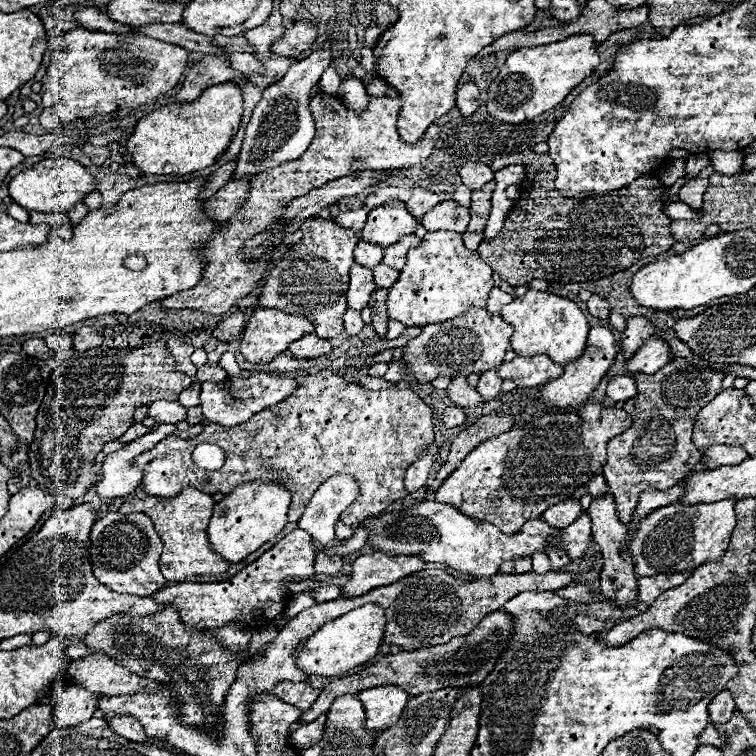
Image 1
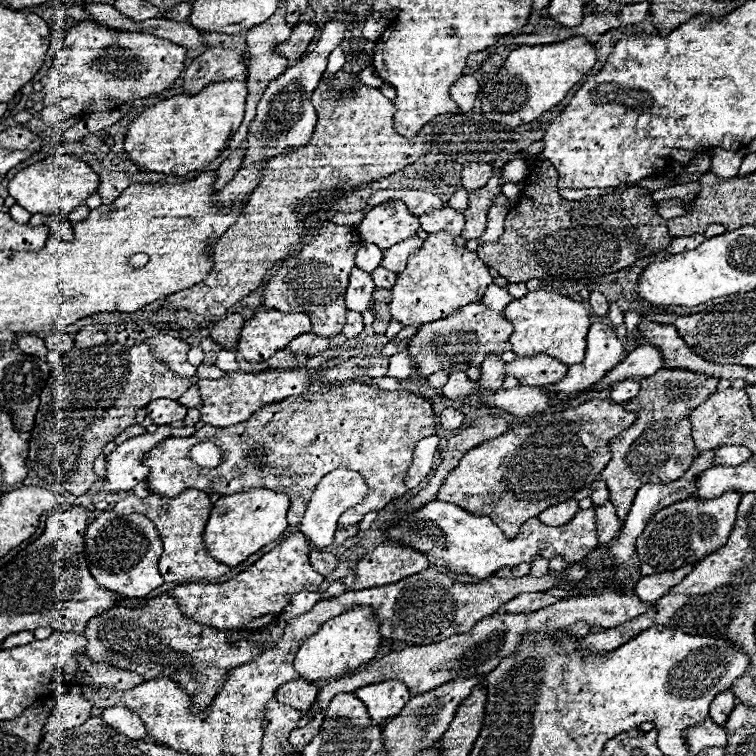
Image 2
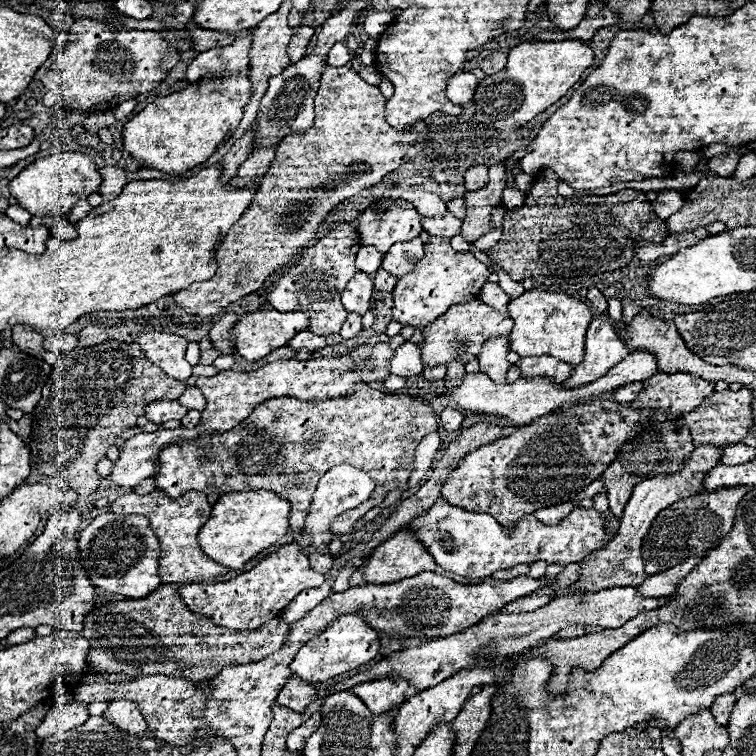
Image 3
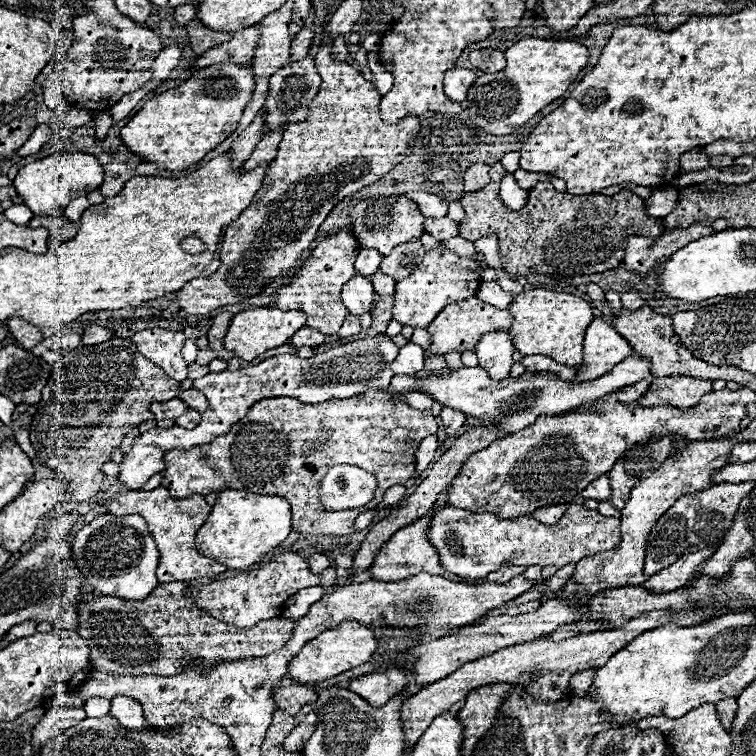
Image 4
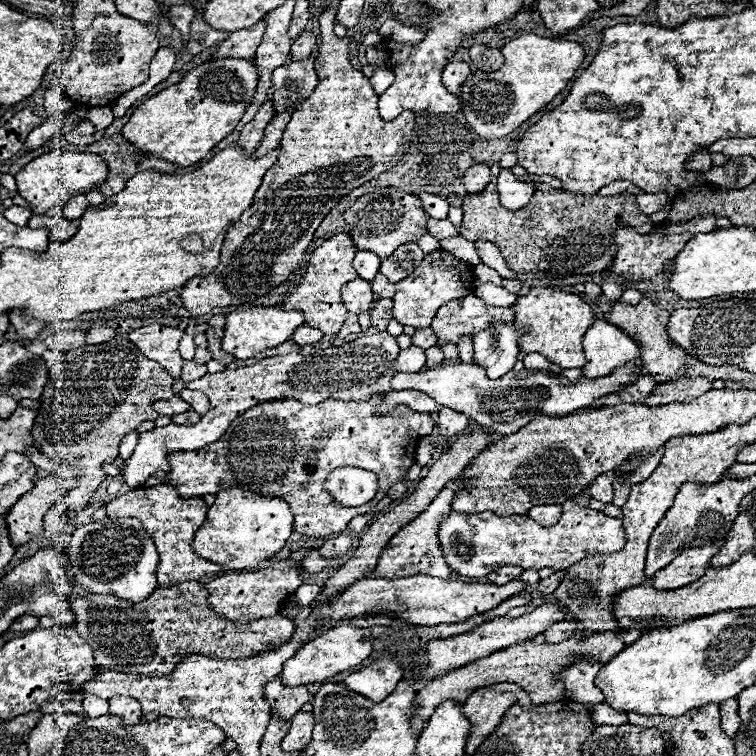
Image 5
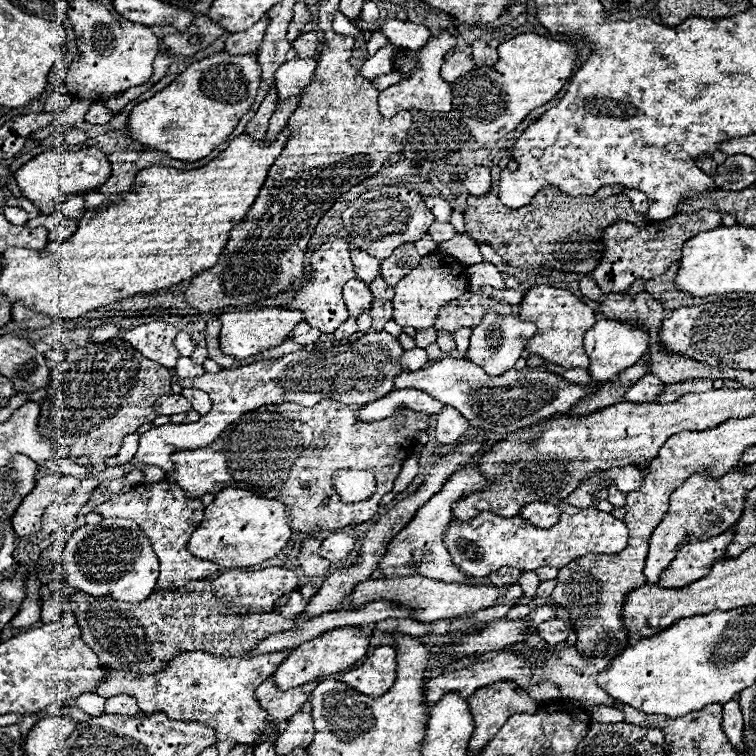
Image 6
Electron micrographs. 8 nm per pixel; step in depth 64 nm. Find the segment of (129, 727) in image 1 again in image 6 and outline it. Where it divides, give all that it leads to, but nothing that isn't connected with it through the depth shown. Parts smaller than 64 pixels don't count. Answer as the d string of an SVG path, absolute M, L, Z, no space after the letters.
M118 694L106 700L106 714L122 714L122 716L136 716L140 712L136 700L128 694Z

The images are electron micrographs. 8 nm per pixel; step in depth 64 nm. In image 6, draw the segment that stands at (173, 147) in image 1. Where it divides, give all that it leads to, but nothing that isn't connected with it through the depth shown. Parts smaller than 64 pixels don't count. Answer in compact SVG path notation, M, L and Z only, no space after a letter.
M220 52L194 62L170 86L134 106L128 134L146 148L168 152L176 160L202 160L232 134L244 112L248 112L258 92L260 74L256 54L232 56Z

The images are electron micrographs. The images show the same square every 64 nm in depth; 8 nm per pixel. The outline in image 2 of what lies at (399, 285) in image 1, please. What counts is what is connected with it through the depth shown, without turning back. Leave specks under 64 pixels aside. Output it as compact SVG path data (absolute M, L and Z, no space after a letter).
M430 234L422 248L410 254L406 270L398 274L398 280L390 290L390 316L404 326L422 326L440 320L466 304L482 302L482 296L492 280L490 268L478 258L478 254L458 246L452 234Z

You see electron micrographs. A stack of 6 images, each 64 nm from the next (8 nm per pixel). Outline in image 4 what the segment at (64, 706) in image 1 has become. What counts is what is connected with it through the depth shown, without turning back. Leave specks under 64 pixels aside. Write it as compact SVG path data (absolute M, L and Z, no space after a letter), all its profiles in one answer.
M52 708L32 730L32 744L40 750L54 736L76 726L82 720L86 720L84 708Z

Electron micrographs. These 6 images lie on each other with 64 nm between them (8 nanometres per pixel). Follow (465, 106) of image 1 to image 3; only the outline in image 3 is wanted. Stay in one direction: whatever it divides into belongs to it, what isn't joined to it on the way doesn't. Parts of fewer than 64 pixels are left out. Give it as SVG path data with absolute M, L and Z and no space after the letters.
M458 72L456 76L452 76L448 80L448 88L446 88L446 94L452 102L464 106L472 100L474 96L474 90L478 86L478 78L472 74L472 72Z

